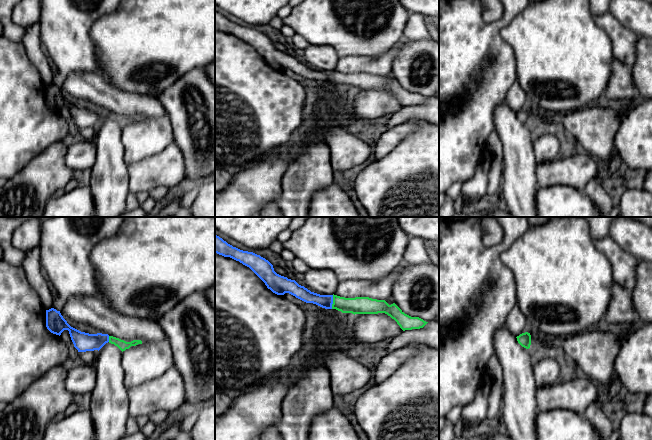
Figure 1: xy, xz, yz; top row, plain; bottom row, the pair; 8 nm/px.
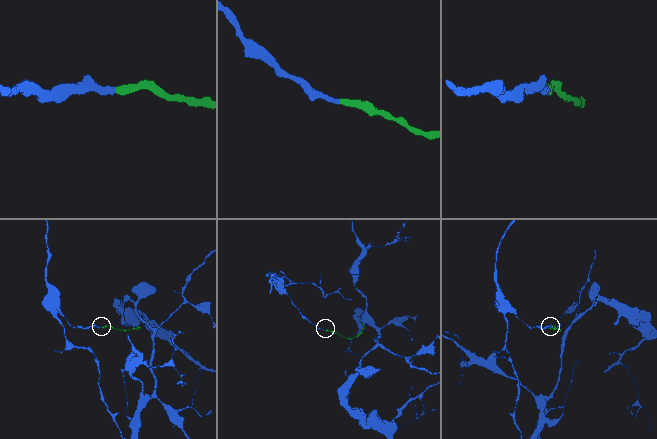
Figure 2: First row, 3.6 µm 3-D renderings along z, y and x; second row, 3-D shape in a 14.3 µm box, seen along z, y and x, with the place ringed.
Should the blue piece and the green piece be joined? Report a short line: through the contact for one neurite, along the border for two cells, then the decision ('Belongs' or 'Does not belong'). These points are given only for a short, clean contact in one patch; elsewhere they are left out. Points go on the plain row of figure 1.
Belongs

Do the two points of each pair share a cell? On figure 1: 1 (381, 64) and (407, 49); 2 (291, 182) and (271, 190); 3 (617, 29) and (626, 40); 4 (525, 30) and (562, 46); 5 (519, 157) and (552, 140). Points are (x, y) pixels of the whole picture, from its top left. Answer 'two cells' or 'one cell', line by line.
1: two cells
2: two cells
3: one cell
4: one cell
5: two cells

